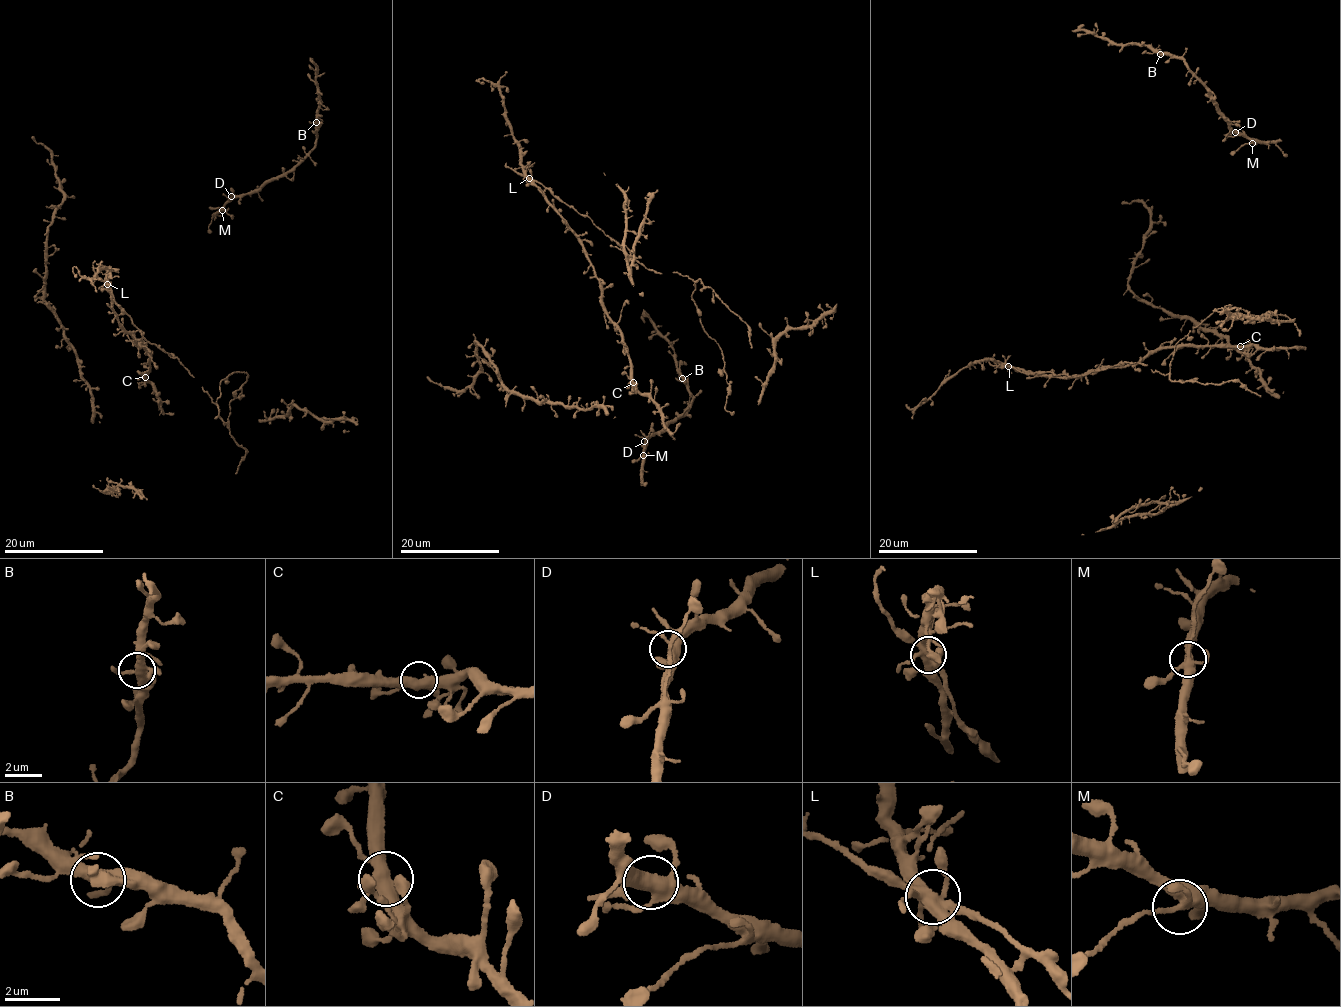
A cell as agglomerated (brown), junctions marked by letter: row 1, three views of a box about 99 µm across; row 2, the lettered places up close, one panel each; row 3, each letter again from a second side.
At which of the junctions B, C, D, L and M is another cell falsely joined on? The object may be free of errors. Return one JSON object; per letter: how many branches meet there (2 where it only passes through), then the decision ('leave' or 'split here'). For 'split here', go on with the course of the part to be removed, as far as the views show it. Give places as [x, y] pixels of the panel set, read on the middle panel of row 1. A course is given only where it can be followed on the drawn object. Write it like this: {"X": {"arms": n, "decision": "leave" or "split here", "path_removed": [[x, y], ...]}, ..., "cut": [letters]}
{"B": {"arms": 5, "decision": "leave"}, "C": {"arms": 4, "decision": "leave"}, "D": {"arms": 5, "decision": "leave"}, "L": {"arms": 5, "decision": "leave"}, "M": {"arms": 5, "decision": "leave"}, "cut": []}

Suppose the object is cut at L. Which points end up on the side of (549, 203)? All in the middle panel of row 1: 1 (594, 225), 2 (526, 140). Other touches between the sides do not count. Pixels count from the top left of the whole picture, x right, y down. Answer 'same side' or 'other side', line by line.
1: other side
2: same side

